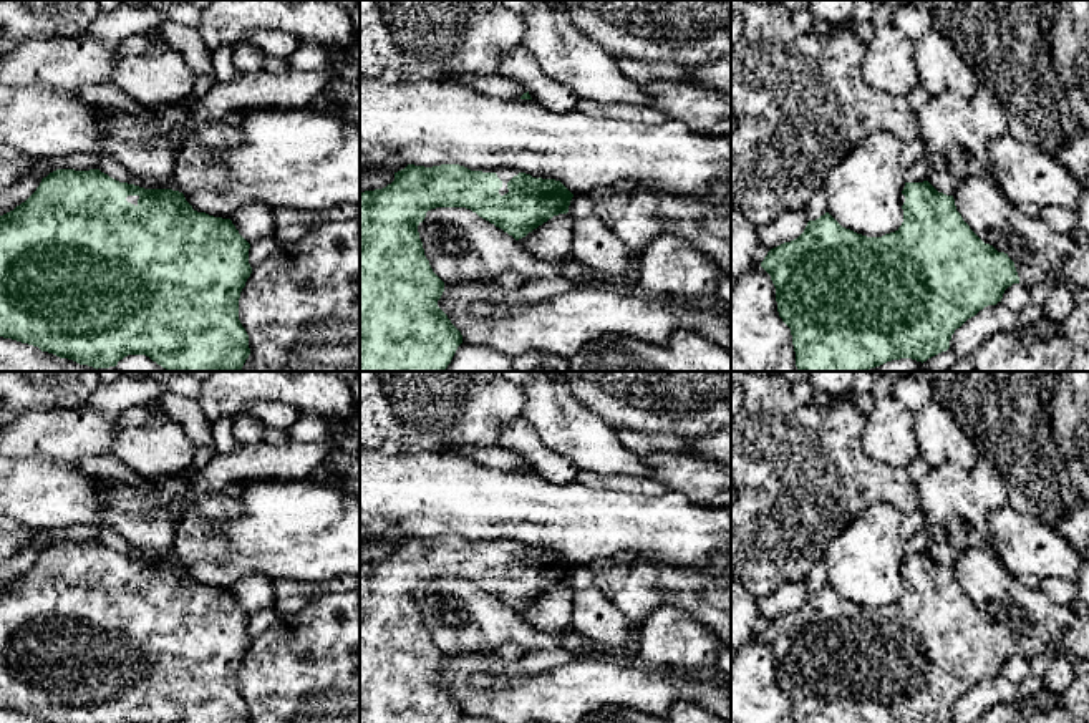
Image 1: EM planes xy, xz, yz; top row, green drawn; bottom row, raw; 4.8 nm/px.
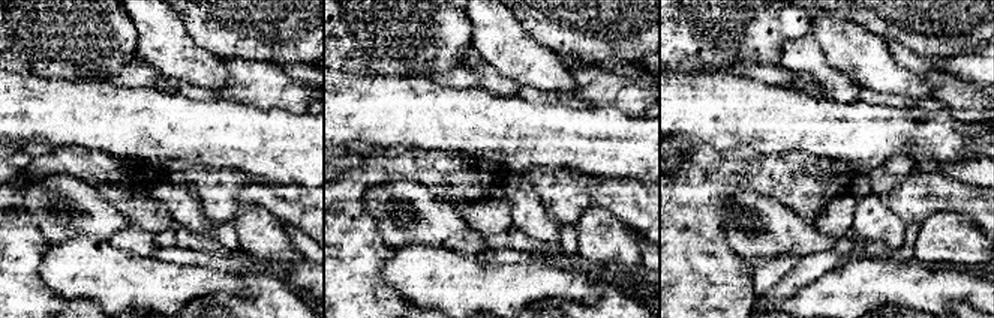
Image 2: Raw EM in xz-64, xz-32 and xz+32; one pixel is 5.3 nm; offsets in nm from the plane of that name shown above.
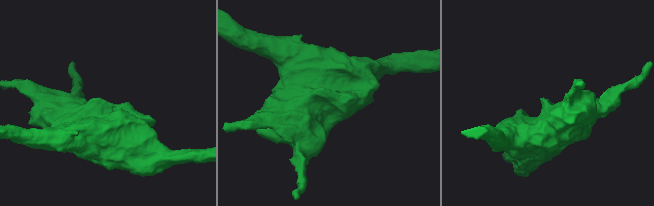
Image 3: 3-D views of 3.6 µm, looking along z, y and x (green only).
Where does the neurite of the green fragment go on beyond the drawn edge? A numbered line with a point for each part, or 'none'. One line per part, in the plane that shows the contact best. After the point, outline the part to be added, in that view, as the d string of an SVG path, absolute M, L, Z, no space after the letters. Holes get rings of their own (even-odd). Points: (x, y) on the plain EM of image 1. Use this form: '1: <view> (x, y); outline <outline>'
1: xz (504, 546); outline M481 541L482 544L496 544L497 549L502 552L502 559L499 560L499 565L504 567L509 564L507 554L519 546L515 541Z

